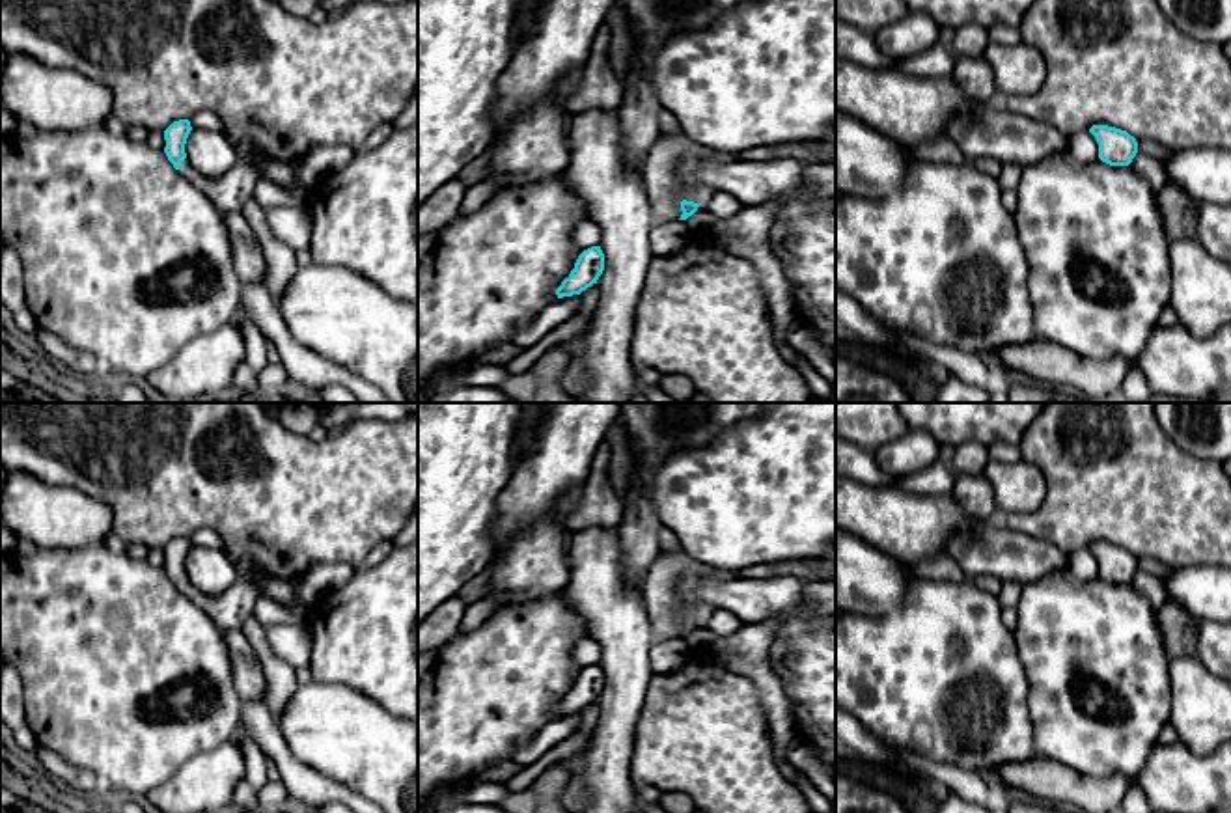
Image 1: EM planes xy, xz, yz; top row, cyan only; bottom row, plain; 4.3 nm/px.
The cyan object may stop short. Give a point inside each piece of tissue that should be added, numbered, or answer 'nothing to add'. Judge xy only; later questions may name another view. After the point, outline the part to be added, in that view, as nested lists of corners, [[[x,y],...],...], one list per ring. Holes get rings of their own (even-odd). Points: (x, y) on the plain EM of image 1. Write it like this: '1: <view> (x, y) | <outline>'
1: xy (230, 610) | [[[185,576],[179,584],[181,593],[211,615],[220,630],[241,630],[252,615],[261,591],[246,582],[237,580],[220,595],[205,595]]]

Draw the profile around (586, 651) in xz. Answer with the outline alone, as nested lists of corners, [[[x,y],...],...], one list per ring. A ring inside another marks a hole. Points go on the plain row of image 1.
[[[584,636],[574,643],[573,658],[574,658],[576,669],[582,671],[591,664],[601,662],[602,649],[591,636]]]

